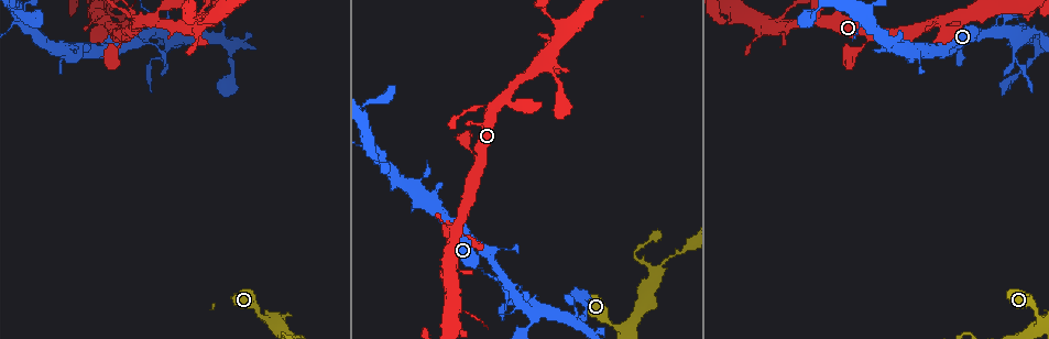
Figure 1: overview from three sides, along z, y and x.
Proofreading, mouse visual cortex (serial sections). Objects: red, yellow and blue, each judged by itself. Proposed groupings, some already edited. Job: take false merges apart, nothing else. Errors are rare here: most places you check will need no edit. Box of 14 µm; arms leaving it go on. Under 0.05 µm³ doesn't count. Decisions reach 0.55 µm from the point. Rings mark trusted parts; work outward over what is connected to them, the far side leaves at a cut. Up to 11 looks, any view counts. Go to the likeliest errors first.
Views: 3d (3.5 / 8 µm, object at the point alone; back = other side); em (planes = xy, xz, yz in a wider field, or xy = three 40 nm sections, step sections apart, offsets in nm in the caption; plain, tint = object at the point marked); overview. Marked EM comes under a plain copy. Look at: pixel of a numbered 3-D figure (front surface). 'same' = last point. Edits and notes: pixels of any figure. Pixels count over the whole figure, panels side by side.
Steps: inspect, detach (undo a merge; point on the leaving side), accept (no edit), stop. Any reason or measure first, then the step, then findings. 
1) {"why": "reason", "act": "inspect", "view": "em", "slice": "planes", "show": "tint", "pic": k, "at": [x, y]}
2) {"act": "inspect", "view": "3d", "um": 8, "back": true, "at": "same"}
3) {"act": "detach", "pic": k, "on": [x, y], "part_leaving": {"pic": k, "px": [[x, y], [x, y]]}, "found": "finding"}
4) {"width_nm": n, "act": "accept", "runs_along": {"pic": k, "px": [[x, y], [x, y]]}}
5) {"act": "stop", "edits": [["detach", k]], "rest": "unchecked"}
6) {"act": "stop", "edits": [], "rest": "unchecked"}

{"why": "abrupt turn", "act": "inspect", "view": "3d", "um": 8, "pic": 1, "at": [130, 17]}

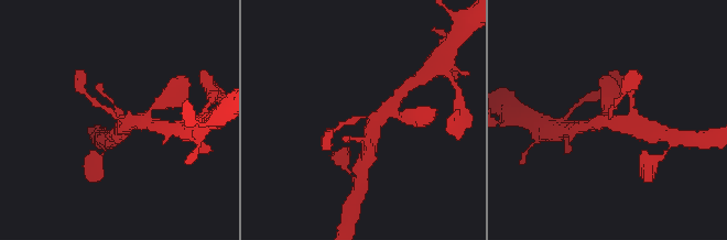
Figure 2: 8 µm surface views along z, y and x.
{"why": "zoom in", "act": "inspect", "view": "3d", "um": 3.5, "back": true, "pic": 2, "at": [117, 118]}

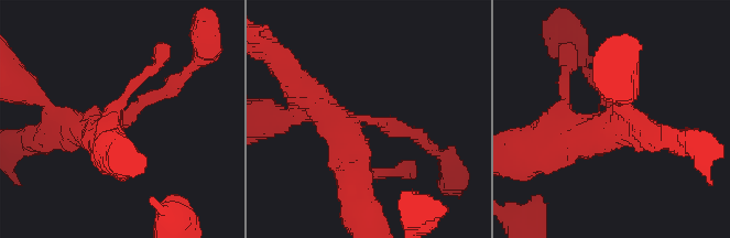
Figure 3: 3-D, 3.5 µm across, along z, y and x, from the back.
{"arms": 3, "arm_widths_nm": [200, 450, 500], "why": "shape alone is not enough", "act": "inspect", "view": "em", "slice": "xy", "step": 1, "show": "tint", "pic": 3, "at": [367, 120]}

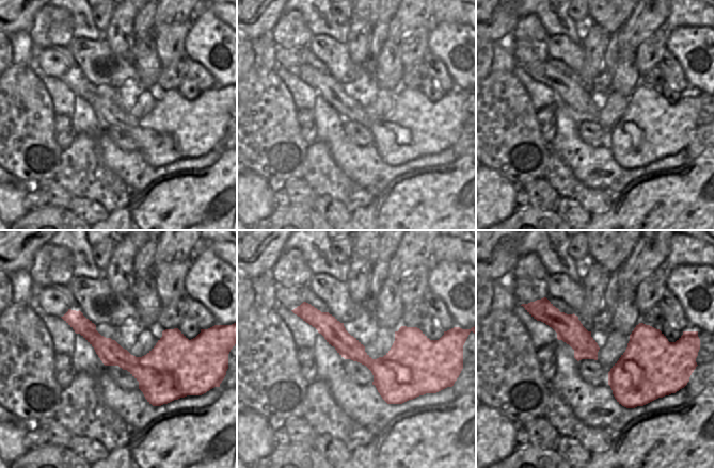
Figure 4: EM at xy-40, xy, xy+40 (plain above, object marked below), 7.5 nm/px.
{"act": "accept", "runs_along": {"pic": 3, "px": [[104, 141], [94, 131], [175, 84]]}, "found": "continuous, no second cell"}

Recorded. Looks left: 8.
{"why": "thick turns thin", "act": "inspect", "view": "3d", "um": 3.5, "pic": 1, "at": [1012, 53]}

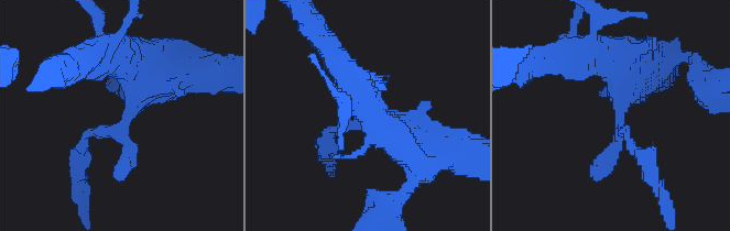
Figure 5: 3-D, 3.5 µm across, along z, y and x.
{"why": "shape alone is not enough", "act": "inspect", "view": "em", "slice": "xy", "step": 3, "show": "tint", "pic": 5, "at": [621, 118]}

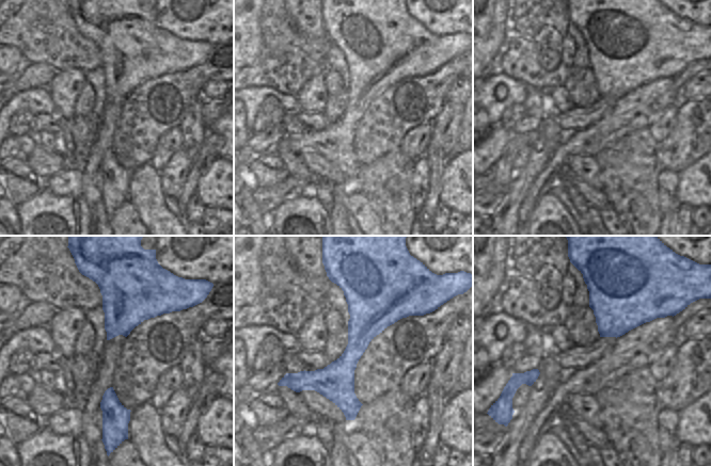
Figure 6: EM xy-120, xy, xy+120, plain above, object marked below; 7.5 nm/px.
{"act": "accept", "found": "one cell here"}

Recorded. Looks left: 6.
{"why": "sharp bend", "act": "inspect", "view": "3d", "um": 3.5, "pic": 1, "at": [223, 26]}

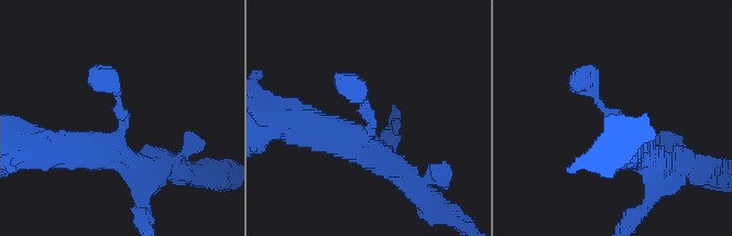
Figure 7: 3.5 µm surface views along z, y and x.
{"why": "need the tissue", "act": "inspect", "view": "em", "slice": "planes", "show": "tint", "pic": 7, "at": [371, 126]}

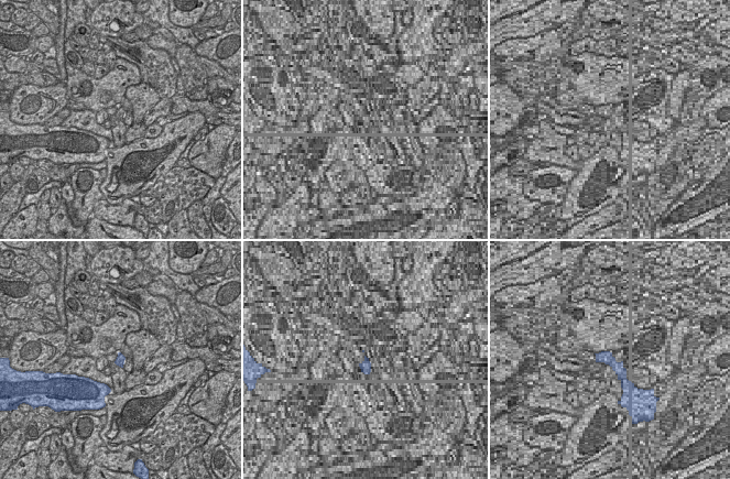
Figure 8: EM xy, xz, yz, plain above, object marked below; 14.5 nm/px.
{"act": "inspect", "view": "em", "slice": "xy", "step": 3, "show": "tint", "at": "same"}

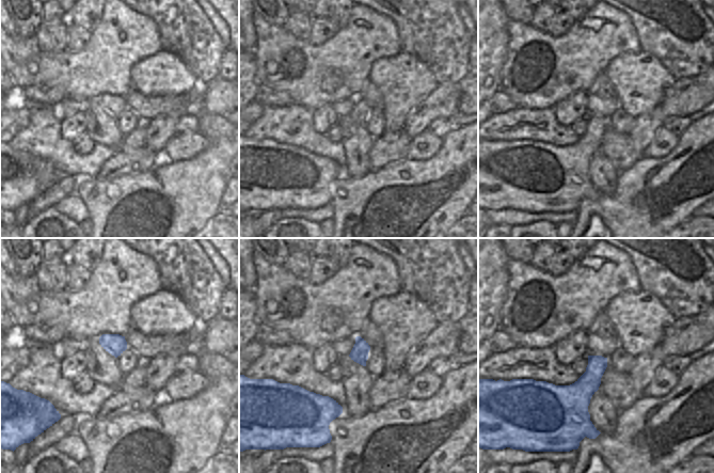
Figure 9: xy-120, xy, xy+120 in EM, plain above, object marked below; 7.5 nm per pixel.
{"act": "accept", "runs_along": {"pic": 7, "px": [[321, 130], [369, 136], [366, 99], [341, 85]]}, "found": "continuous, no second cell"}

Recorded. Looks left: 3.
{"why": "thin arm on a thick one", "act": "inspect", "view": "3d", "um": 3.5, "pic": 1, "at": [631, 325]}

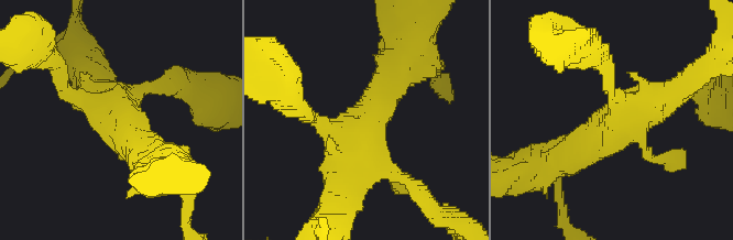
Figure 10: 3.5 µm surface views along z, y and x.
{"why": "shape alone is not enough", "act": "inspect", "view": "em", "slice": "xy", "step": 3, "show": "tint", "pic": 10, "at": [366, 127]}

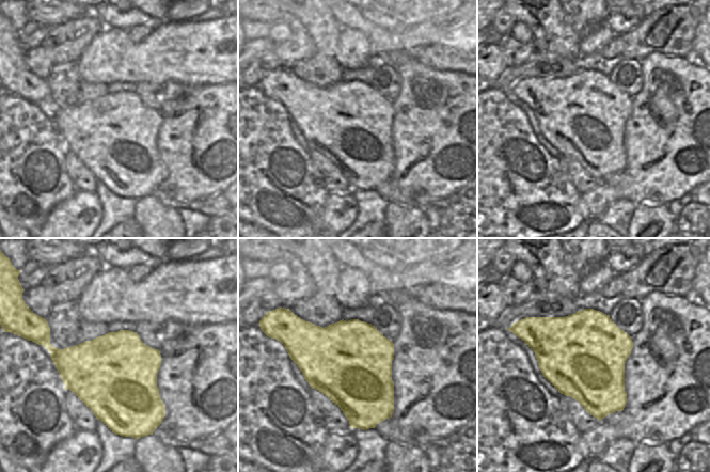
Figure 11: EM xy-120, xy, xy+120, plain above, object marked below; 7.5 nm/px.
{"act": "accept", "runs_along": {"pic": 10, "px": [[64, 89], [98, 102], [145, 160]]}, "found": "all the same cell"}

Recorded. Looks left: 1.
{"act": "stop", "edits": [], "rest": "unchecked"}

